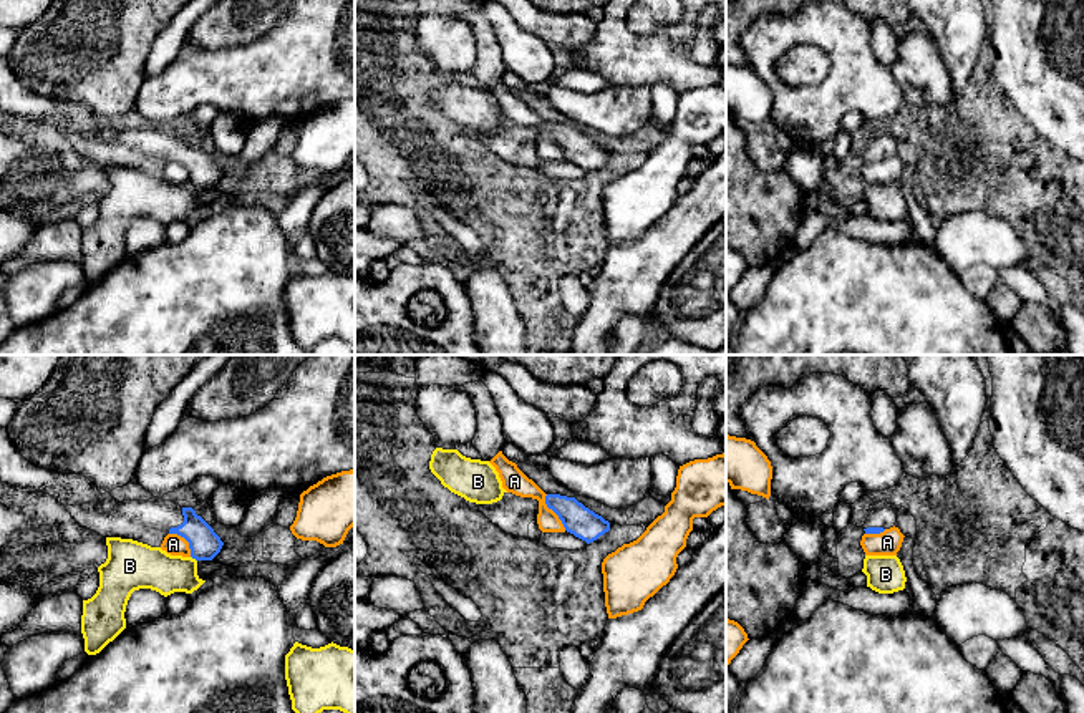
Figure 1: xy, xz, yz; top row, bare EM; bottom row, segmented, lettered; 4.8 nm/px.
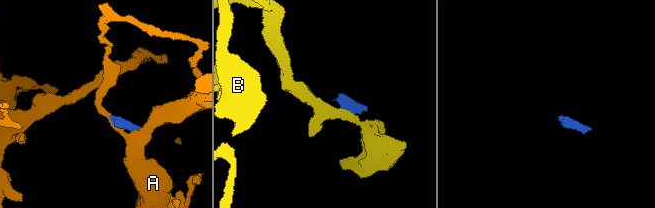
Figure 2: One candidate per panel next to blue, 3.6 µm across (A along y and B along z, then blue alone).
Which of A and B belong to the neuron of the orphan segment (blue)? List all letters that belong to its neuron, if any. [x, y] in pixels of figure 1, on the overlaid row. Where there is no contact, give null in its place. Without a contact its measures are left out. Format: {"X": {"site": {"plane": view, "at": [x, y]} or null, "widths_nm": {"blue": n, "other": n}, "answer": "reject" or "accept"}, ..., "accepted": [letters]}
{"A": {"site": {"plane": "xz", "at": [554, 511]}, "widths_nm": {"blue": 150, "other": 120}, "answer": "reject"}, "B": {"site": {"plane": "xy", "at": [194, 557]}, "widths_nm": {"blue": 150, "other": 200}, "answer": "reject"}, "accepted": []}

